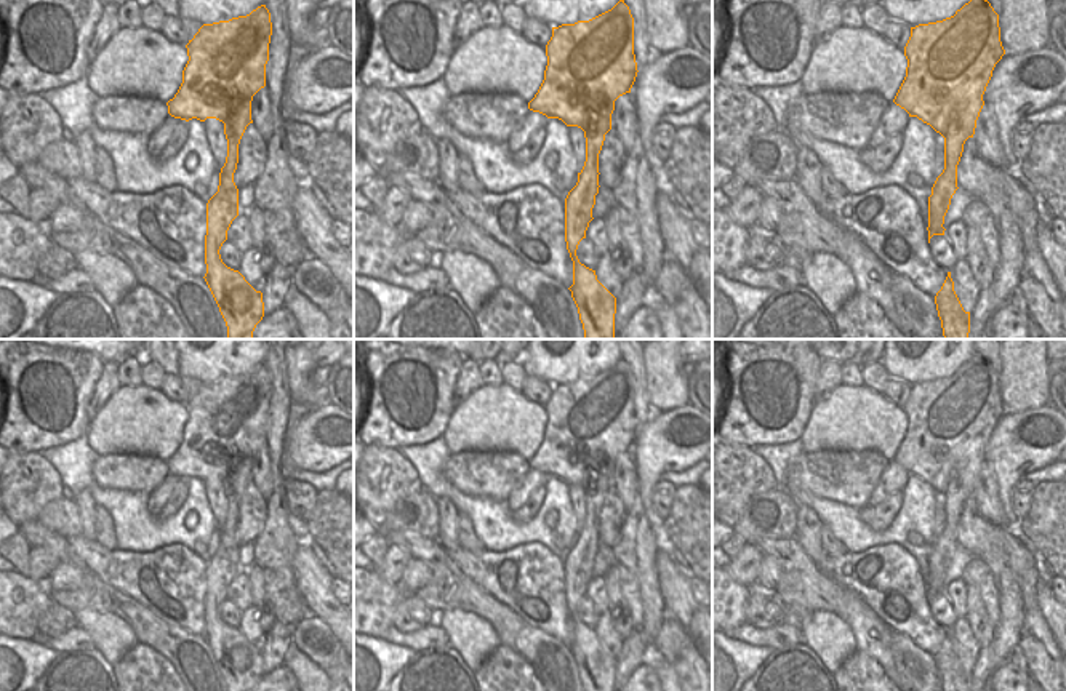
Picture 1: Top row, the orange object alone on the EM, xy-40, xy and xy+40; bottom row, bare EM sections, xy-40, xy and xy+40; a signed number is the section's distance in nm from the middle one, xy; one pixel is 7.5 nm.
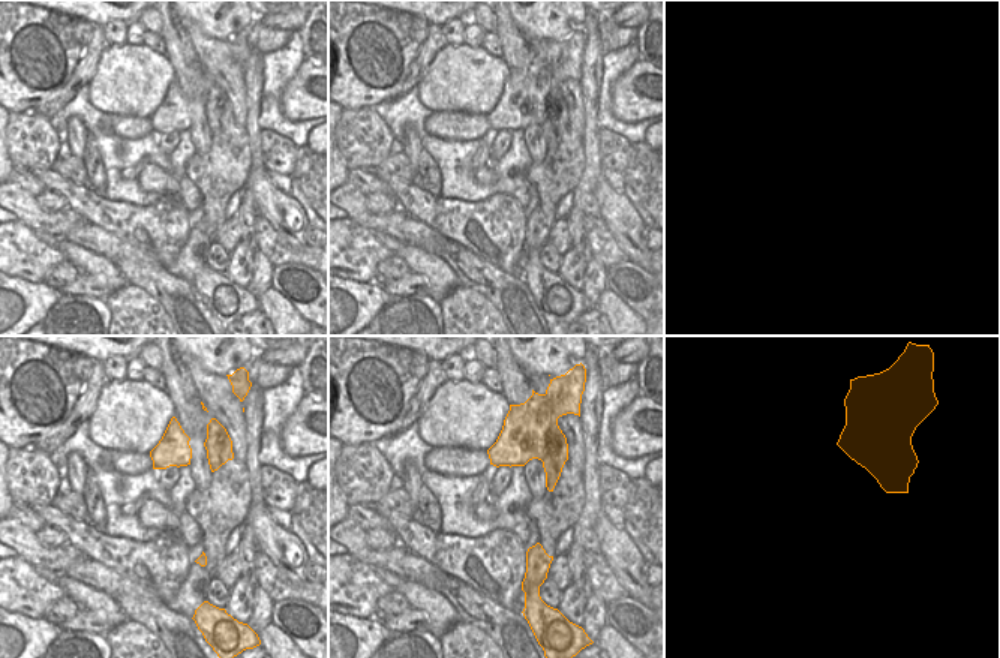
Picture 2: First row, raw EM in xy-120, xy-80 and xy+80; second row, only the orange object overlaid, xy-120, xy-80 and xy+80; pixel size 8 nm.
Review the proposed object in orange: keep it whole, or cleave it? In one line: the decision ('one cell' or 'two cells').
two cells

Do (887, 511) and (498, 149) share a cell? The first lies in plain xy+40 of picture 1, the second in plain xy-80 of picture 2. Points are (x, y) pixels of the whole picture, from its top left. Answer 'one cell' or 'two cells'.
one cell

